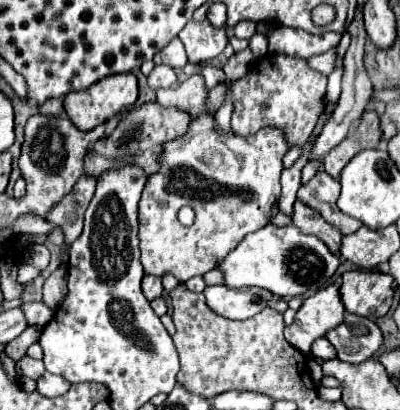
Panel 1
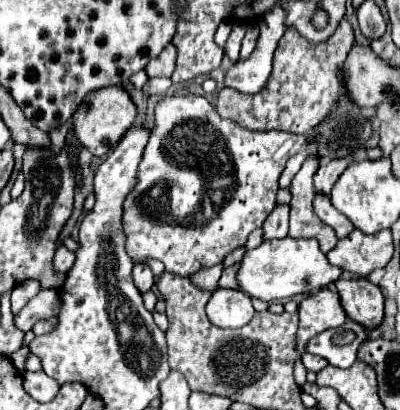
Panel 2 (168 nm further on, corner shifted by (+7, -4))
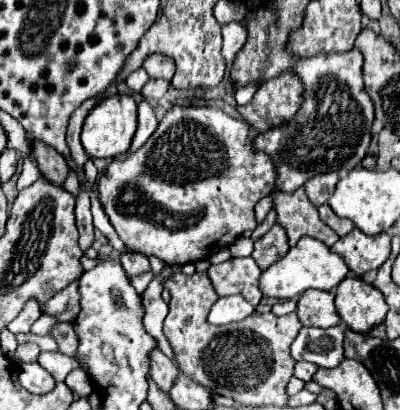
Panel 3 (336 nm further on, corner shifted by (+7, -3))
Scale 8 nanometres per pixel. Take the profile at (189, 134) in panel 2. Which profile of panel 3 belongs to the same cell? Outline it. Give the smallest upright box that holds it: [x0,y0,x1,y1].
[98,108,276,266]

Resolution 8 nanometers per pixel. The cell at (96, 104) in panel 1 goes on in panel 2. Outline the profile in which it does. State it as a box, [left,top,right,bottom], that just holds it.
[72,85,136,157]

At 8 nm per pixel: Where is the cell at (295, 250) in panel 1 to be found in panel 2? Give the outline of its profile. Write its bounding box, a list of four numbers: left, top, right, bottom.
[236,239,342,301]

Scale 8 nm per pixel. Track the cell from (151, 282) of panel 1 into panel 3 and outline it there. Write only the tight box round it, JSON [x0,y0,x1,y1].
[120,248,150,276]

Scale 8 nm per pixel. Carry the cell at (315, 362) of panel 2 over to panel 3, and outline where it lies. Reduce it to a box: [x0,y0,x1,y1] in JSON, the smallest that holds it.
[294,362,318,382]

